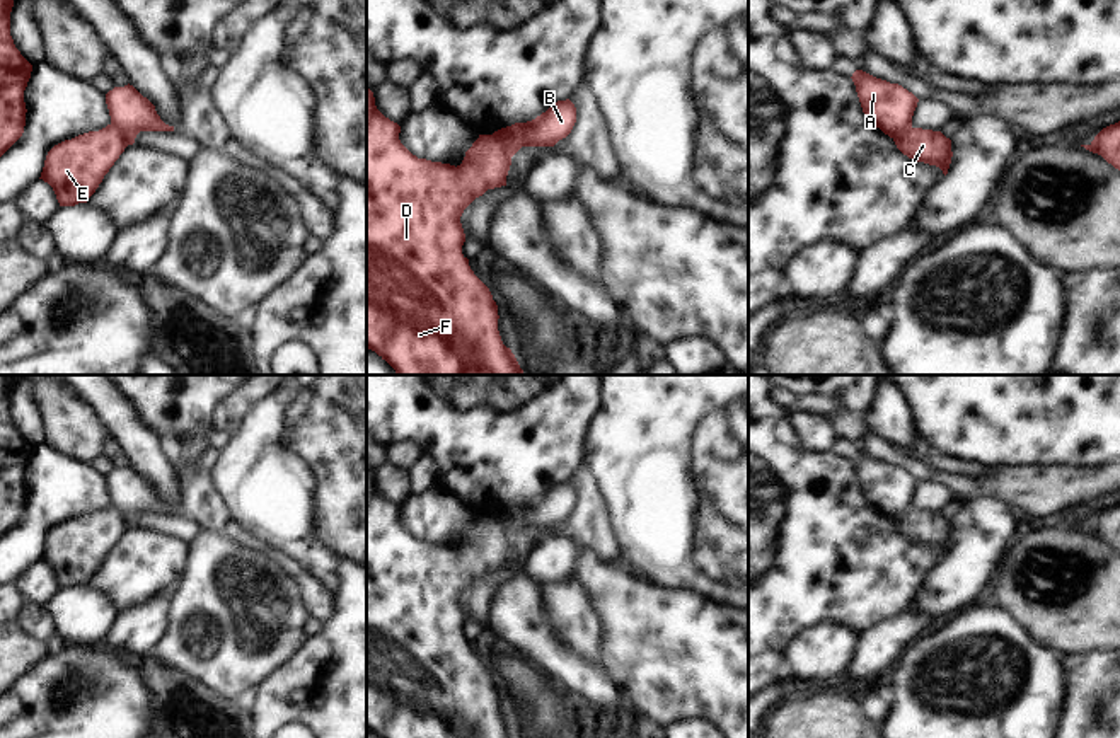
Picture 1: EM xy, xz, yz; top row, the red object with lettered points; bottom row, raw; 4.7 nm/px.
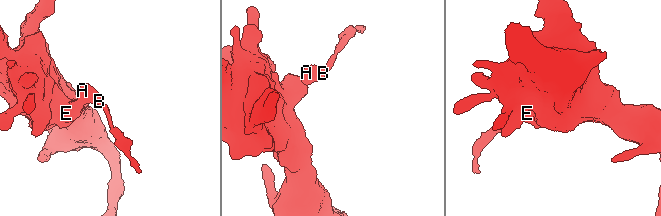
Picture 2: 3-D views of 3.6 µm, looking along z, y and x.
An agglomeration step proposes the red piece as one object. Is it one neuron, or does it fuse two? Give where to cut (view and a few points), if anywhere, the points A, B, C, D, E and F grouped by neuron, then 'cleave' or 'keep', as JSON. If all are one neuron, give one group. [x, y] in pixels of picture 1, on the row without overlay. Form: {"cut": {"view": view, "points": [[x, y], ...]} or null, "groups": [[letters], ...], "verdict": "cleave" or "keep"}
{"cut": {"view": "xy", "points": [[111, 505], [128, 525]]}, "groups": [["A", "B"], ["C", "D", "E", "F"]], "verdict": "cleave"}

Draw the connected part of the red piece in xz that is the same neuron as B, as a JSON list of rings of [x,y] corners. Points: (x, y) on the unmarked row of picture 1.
[[[566,481],[554,484],[535,501],[501,510],[493,518],[513,539],[522,528],[554,528],[571,515],[574,504],[576,489]]]

